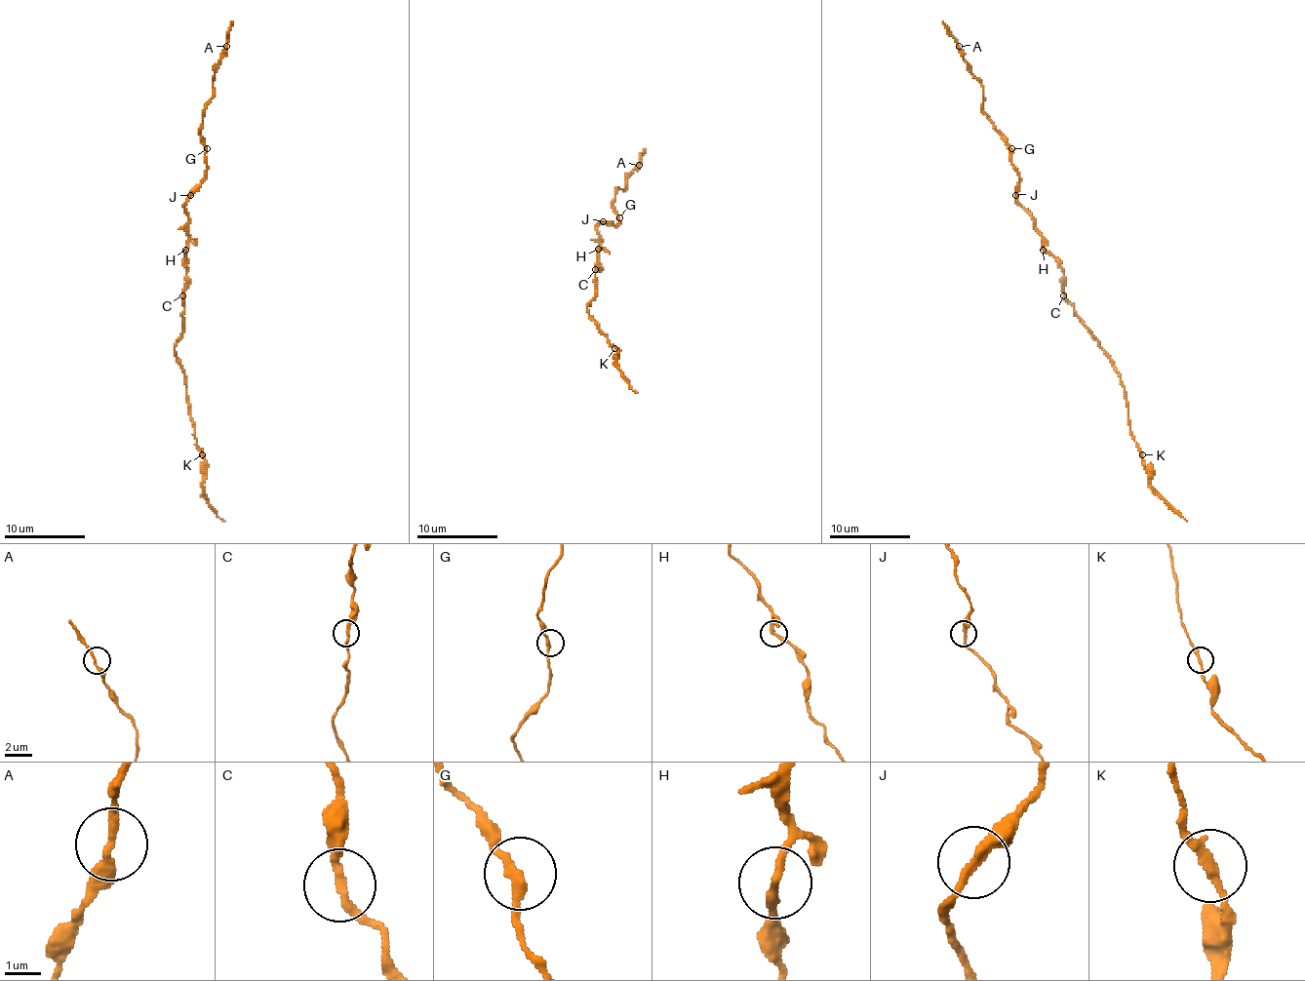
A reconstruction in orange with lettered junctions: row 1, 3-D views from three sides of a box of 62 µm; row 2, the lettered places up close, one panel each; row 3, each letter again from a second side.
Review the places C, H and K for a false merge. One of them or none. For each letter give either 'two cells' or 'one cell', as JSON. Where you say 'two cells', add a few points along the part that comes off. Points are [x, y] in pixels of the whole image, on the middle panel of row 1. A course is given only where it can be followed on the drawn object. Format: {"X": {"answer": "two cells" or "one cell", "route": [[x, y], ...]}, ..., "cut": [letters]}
{"C": {"answer": "one cell"}, "H": {"answer": "one cell"}, "K": {"answer": "one cell"}, "cut": []}

